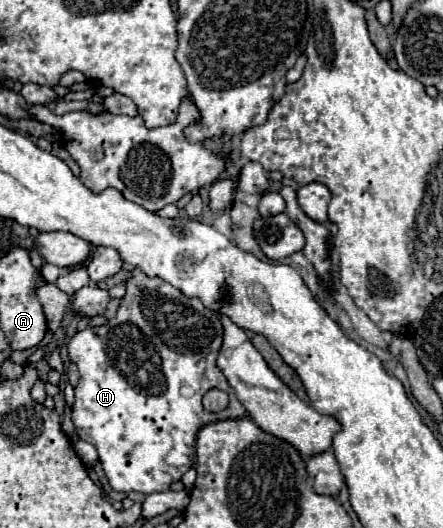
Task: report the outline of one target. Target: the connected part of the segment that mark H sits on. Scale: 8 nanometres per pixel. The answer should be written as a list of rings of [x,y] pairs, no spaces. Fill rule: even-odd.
[[[132,270],[132,276],[128,278],[126,282],[126,294],[120,302],[120,308],[118,308],[118,314],[106,322],[104,326],[100,328],[86,328],[82,332],[78,332],[74,338],[70,338],[68,342],[68,354],[70,354],[70,360],[76,362],[78,370],[80,370],[80,380],[78,380],[78,386],[74,388],[74,406],[72,406],[72,422],[76,426],[76,432],[82,440],[86,442],[92,442],[98,450],[98,456],[100,456],[100,464],[106,472],[106,478],[110,482],[110,486],[118,492],[142,492],[142,494],[152,494],[152,492],[162,492],[162,490],[168,490],[168,484],[172,480],[180,480],[184,476],[186,470],[192,468],[194,460],[196,460],[196,452],[194,452],[194,446],[196,446],[196,434],[206,426],[206,424],[212,424],[212,422],[220,422],[220,420],[228,420],[228,418],[242,418],[246,416],[246,410],[244,406],[238,402],[234,390],[230,388],[230,384],[226,382],[224,374],[216,368],[216,356],[220,352],[220,346],[222,346],[222,324],[220,324],[220,318],[214,310],[208,310],[198,298],[188,298],[186,294],[180,294],[180,290],[176,290],[174,286],[170,286],[168,282],[164,282],[162,278],[150,278],[146,276],[142,270]],[[212,388],[218,388],[218,390],[224,390],[228,396],[230,396],[230,404],[226,410],[222,412],[206,412],[202,408],[202,396],[212,390]]]

